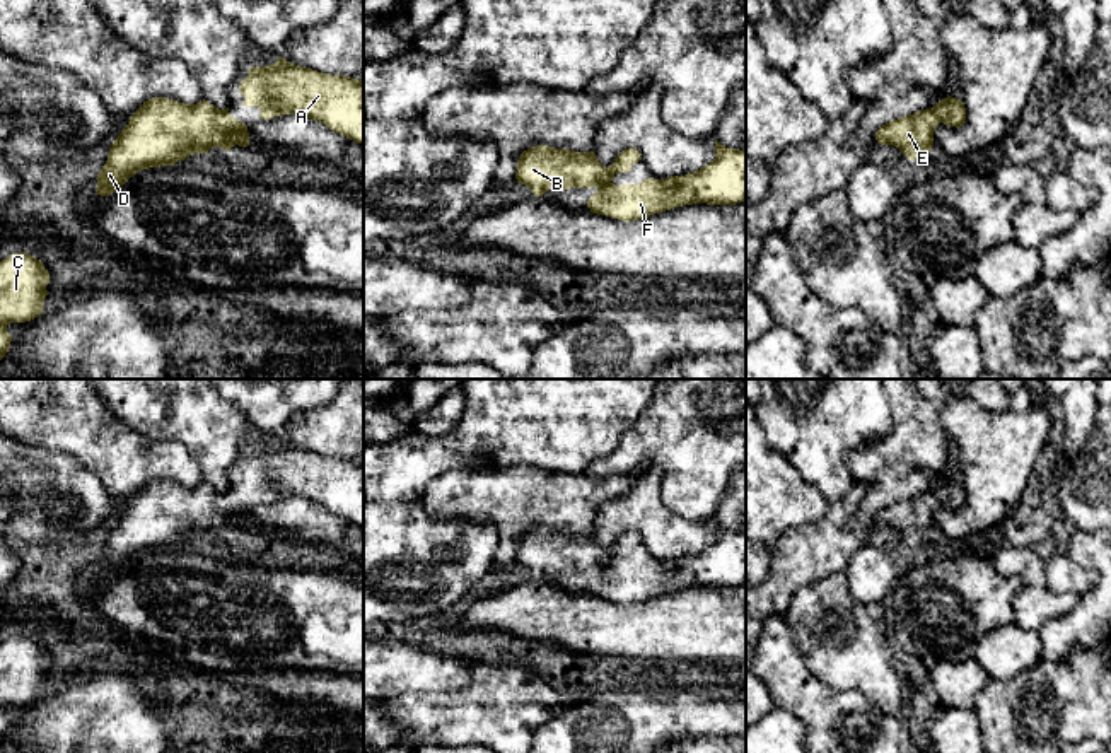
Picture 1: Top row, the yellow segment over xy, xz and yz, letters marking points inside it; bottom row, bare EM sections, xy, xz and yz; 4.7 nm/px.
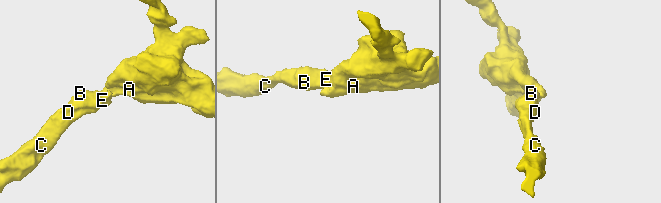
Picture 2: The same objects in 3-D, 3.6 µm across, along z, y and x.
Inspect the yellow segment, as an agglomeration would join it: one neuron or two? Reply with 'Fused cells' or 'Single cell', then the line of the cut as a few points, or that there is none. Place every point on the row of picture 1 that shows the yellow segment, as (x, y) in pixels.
Single cell. No split

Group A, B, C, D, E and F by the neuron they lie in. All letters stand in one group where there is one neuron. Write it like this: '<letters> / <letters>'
A B C D E F

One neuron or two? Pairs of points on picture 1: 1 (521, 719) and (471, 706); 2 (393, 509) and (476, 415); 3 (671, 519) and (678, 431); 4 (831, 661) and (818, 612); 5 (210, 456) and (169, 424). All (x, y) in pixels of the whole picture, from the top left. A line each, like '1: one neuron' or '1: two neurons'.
1: one neuron
2: one neuron
3: two neurons
4: one neuron
5: one neuron

